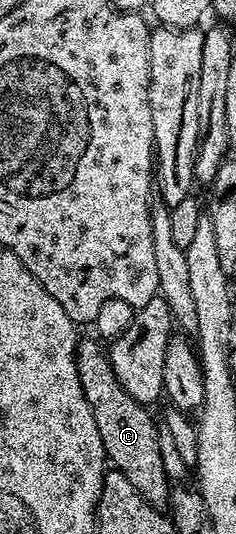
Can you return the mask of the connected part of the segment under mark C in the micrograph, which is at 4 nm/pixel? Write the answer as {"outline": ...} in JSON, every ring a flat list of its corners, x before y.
{"outline":[[93,340,78,343,75,365,81,380,82,392,93,410,94,422,101,434,108,461,116,471,123,473,133,488,150,505,164,509,170,503,172,483,161,457,160,427,144,405,129,395,113,372,108,353]]}

